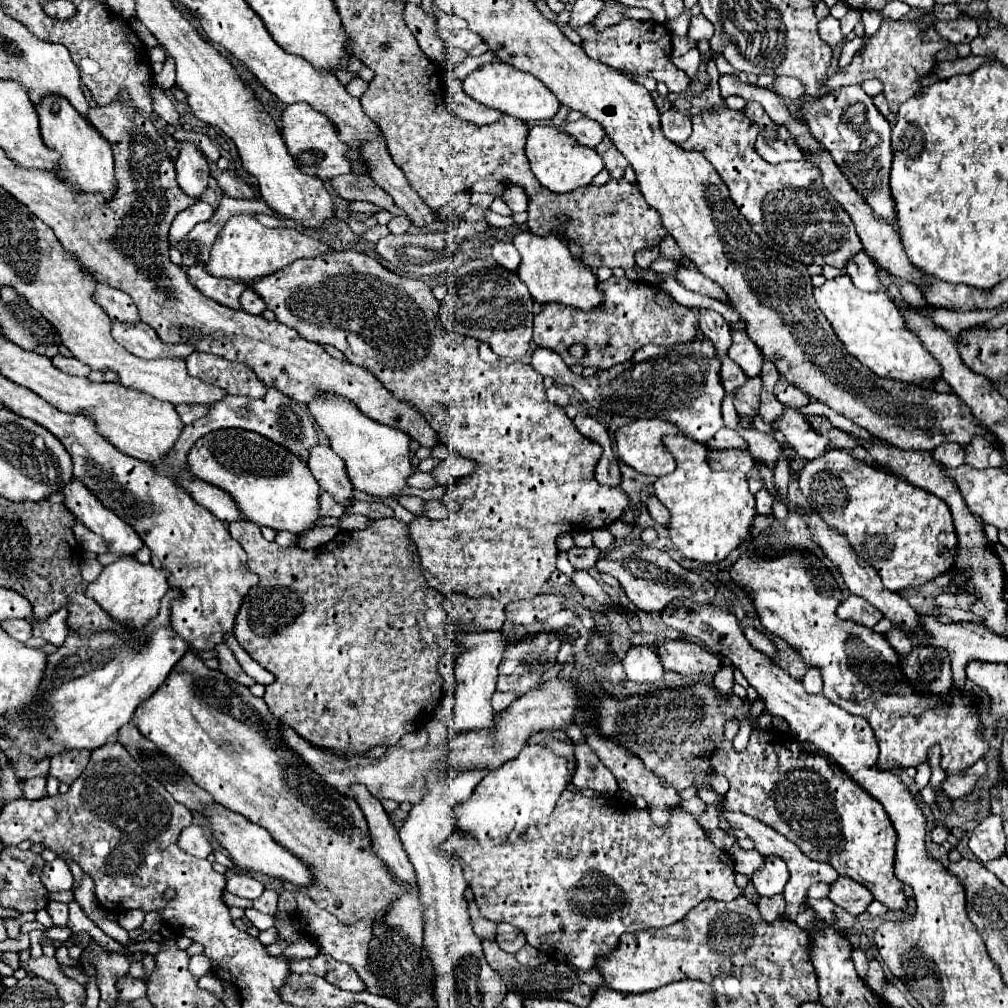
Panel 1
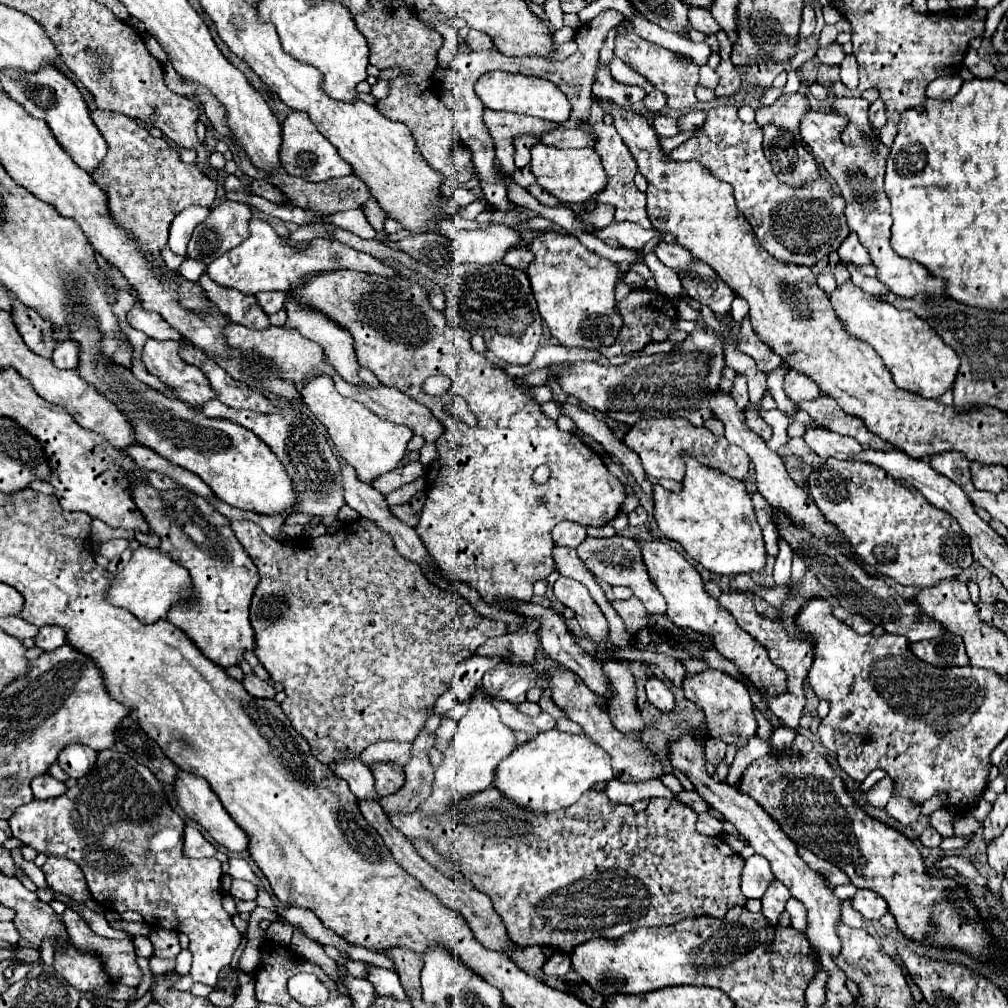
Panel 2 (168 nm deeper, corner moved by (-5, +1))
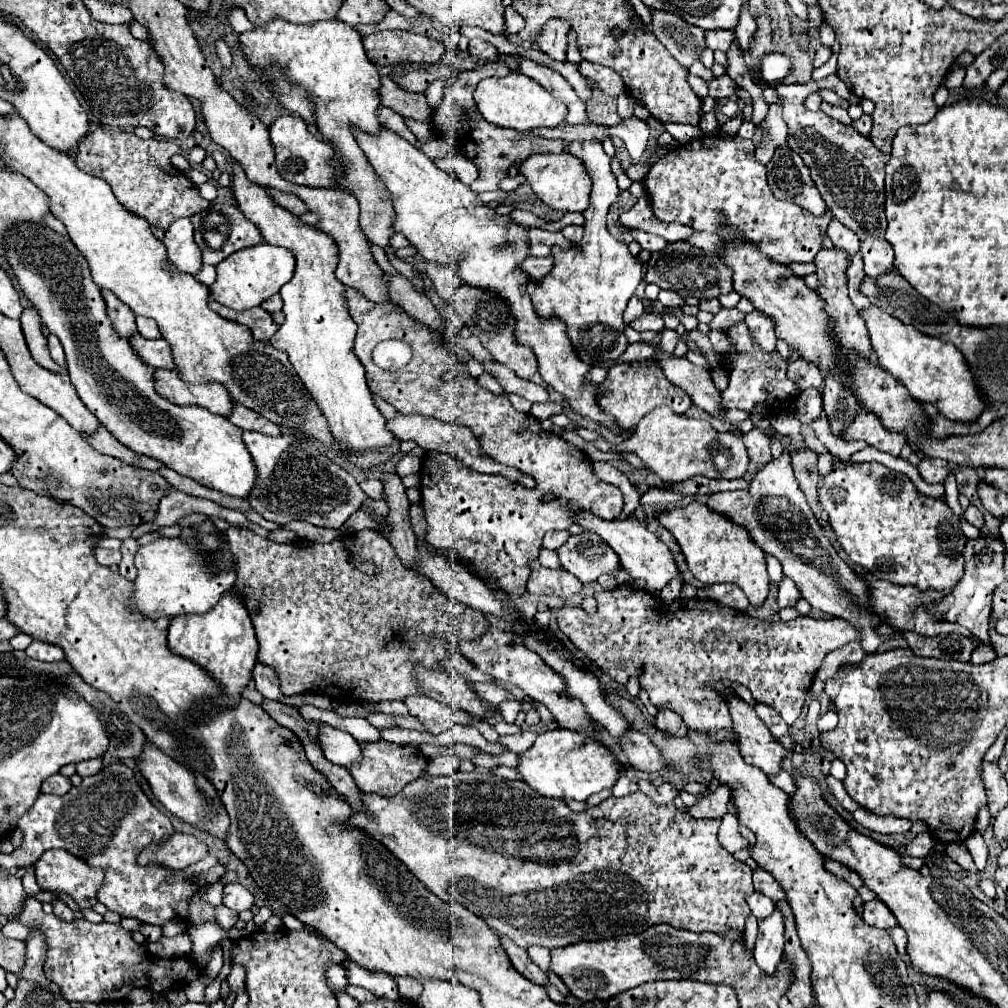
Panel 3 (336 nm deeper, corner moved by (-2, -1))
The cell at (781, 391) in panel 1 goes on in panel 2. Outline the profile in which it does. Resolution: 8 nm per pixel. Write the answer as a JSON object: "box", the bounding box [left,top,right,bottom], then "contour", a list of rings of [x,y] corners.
{"box":[784,370,820,402],"contour":[[[790,370],[786,374],[786,380],[784,380],[784,390],[788,394],[788,398],[792,402],[802,402],[802,400],[812,400],[816,396],[820,396],[820,388],[816,386],[816,382],[812,382],[808,376],[796,372],[796,370]]]}

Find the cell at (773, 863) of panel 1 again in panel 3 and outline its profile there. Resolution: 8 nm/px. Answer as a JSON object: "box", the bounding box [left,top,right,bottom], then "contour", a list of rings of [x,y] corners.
{"box":[755,908,783,974],"contour":[[[779,908],[767,918],[759,920],[759,934],[755,942],[755,962],[765,972],[773,974],[783,956],[783,916]]]}

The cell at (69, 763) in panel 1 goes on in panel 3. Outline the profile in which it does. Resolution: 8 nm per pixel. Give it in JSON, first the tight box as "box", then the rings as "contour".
{"box":[75,758,103,776],"contour":[[[93,758],[93,760],[81,760],[75,764],[77,766],[77,774],[79,776],[91,776],[91,774],[97,774],[103,764],[101,764],[101,758]]]}

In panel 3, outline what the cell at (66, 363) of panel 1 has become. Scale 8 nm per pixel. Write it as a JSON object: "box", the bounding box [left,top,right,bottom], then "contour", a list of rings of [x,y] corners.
{"box":[49,334,67,368],"contour":[[[49,334],[49,350],[51,350],[51,358],[53,358],[61,368],[65,368],[65,366],[67,366],[67,362],[65,362],[63,346],[61,346],[59,338],[57,338],[57,336],[53,336],[53,334]]]}

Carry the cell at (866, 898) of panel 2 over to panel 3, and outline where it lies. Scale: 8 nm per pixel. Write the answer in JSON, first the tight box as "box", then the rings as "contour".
{"box":[863,898,897,928],"contour":[[[877,898],[863,904],[863,920],[869,926],[875,926],[875,928],[891,928],[891,926],[897,926],[897,920],[891,914],[891,910],[881,900],[877,900]]]}

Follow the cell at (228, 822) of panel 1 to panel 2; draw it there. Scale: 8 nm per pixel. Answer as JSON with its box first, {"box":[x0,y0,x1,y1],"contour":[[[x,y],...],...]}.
{"box":[174,770,248,852],"contour":[[[180,770],[178,774],[180,774],[180,776],[178,776],[176,782],[174,782],[174,794],[176,794],[178,806],[186,812],[186,816],[192,818],[192,820],[196,820],[220,846],[228,848],[230,852],[244,852],[244,850],[248,848],[248,836],[246,836],[246,832],[242,832],[242,828],[230,818],[230,814],[224,810],[224,806],[220,804],[218,796],[216,796],[214,790],[210,788],[210,784],[208,784],[204,778],[200,778],[200,776],[196,776],[196,774],[190,774],[190,772],[184,772],[184,770]]]}

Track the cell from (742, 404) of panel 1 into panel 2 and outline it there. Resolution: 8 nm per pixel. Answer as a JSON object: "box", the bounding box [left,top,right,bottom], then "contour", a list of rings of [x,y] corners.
{"box":[746,404,772,442],"contour":[[[748,404],[748,410],[746,410],[746,420],[748,420],[748,426],[764,440],[768,442],[772,438],[772,428],[758,416],[756,412],[756,406],[754,404]]]}

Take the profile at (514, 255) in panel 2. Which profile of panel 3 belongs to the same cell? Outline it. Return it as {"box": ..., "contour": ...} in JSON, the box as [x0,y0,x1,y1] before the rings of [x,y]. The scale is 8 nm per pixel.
{"box":[521,258,551,278],"contour":[[[527,258],[525,264],[521,264],[521,268],[525,268],[525,272],[529,272],[529,276],[533,278],[541,278],[551,270],[551,258]]]}

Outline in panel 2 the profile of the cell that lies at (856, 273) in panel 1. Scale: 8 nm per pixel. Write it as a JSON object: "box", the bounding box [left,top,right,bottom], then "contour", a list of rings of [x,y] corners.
{"box":[838,234,870,266],"contour":[[[848,234],[848,238],[840,244],[838,248],[838,254],[844,262],[852,262],[856,266],[864,266],[864,264],[870,264],[870,258],[868,258],[868,252],[864,250],[864,246],[860,244],[860,240],[856,238],[856,234]]]}

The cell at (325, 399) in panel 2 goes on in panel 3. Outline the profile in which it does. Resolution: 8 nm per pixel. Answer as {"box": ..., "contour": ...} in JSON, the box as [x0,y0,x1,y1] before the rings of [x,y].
{"box":[233,164,395,454],"contour":[[[237,164],[233,166],[233,190],[241,212],[253,224],[257,224],[263,238],[269,244],[291,250],[297,260],[295,276],[281,288],[285,322],[279,326],[269,342],[277,350],[287,352],[297,376],[327,418],[335,442],[339,442],[353,454],[363,454],[369,450],[381,452],[383,448],[389,448],[395,436],[385,428],[385,418],[375,408],[371,390],[365,382],[365,368],[353,354],[357,324],[351,320],[345,308],[345,286],[335,278],[335,242],[321,230],[301,224],[297,216],[273,204],[265,188],[247,180],[245,172]]]}

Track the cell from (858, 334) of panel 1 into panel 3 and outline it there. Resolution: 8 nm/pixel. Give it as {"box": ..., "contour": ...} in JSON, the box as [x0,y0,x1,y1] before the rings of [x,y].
{"box":[859,306,985,422],"contour":[[[877,306],[861,310],[859,316],[867,324],[871,346],[879,364],[889,370],[915,400],[933,402],[939,412],[943,416],[949,416],[951,420],[967,422],[975,420],[981,414],[981,410],[985,408],[985,398],[981,398],[981,394],[977,392],[973,374],[969,372],[961,352],[953,344],[925,336],[917,328],[903,324]]]}

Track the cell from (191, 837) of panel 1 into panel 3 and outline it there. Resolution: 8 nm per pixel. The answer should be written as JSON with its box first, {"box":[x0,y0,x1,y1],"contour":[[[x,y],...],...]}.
{"box":[138,834,209,868],"contour":[[[173,834],[167,842],[159,846],[149,846],[138,856],[139,864],[163,864],[167,868],[187,868],[209,854],[207,844],[191,834]]]}

